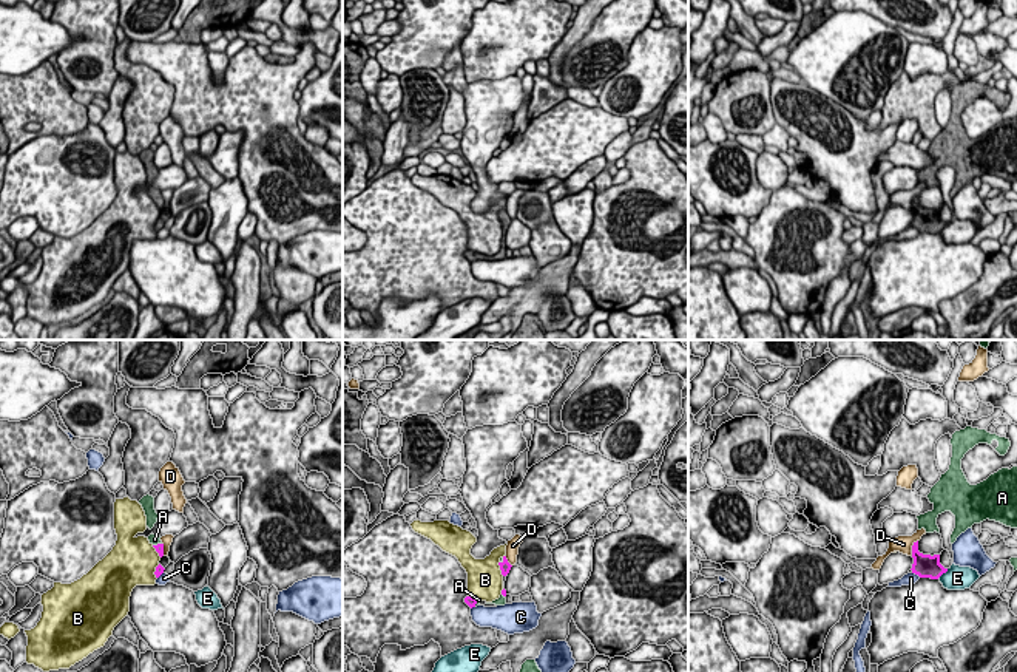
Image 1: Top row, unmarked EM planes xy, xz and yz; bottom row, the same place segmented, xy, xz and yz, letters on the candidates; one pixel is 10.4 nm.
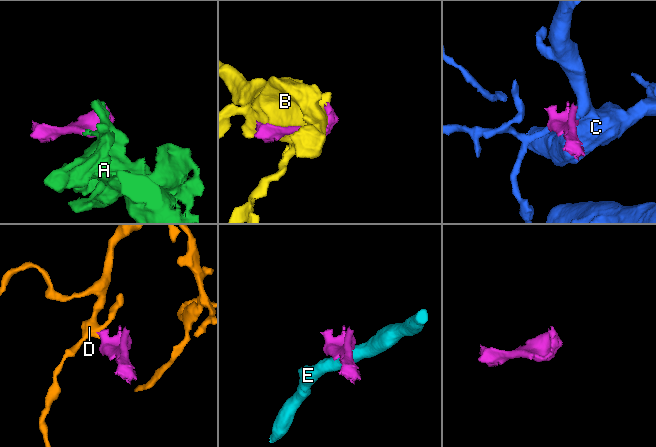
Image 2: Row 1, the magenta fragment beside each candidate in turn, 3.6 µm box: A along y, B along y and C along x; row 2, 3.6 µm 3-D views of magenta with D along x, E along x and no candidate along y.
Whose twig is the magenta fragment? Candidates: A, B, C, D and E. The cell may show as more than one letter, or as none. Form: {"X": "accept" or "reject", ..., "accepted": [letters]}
{"A": "accept", "B": "reject", "C": "reject", "D": "reject", "E": "reject", "accepted": ["A"]}

